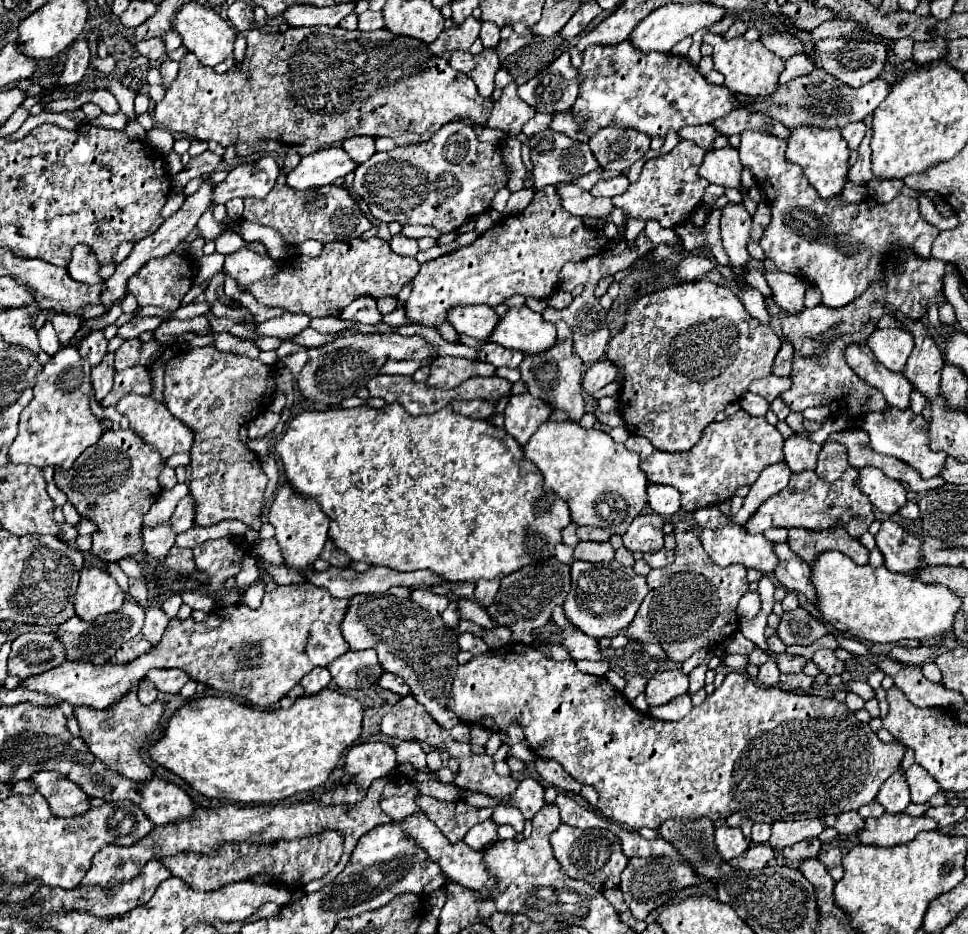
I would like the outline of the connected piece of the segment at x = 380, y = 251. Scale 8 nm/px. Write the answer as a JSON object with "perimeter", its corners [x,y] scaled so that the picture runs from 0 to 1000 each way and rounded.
{"perimeter":[[[393,255],[341,259],[326,276],[300,274],[291,281],[289,291],[283,298],[260,304],[256,313],[260,313],[264,323],[271,328],[287,328],[298,334],[312,334],[320,340],[331,340],[339,338],[343,332],[357,330],[366,319],[376,315],[382,315],[386,319],[409,317],[415,306],[426,302],[432,289],[434,283],[430,281],[430,276],[407,272],[403,268],[403,261]]]}

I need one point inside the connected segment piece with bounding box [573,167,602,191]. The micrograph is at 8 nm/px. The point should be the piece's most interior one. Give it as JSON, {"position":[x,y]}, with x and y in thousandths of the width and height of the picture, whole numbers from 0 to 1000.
{"position":[606,194]}

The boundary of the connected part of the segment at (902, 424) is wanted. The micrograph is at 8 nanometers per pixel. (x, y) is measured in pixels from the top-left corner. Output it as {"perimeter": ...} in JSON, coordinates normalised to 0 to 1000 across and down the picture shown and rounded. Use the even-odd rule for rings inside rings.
{"perimeter":[[[915,435],[913,441],[897,441],[895,445],[890,445],[888,456],[893,460],[897,460],[899,465],[899,478],[903,484],[907,486],[915,486],[915,488],[924,488],[932,495],[936,495],[938,499],[942,499],[955,514],[971,510],[975,503],[975,495],[977,495],[977,486],[975,484],[963,484],[959,480],[959,471],[957,471],[957,458],[959,452],[952,445],[946,445],[942,439],[926,439]]]}

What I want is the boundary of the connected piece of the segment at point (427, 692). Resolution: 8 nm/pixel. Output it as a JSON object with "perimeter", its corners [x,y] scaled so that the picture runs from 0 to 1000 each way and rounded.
{"perimeter":[[[370,636],[362,640],[351,675],[355,685],[362,690],[362,696],[386,694],[395,715],[417,726],[430,752],[434,752],[457,779],[467,782],[475,773],[471,764],[461,760],[473,713],[473,687],[469,675],[459,670],[455,662],[446,662],[424,640],[409,640],[405,636]]]}

